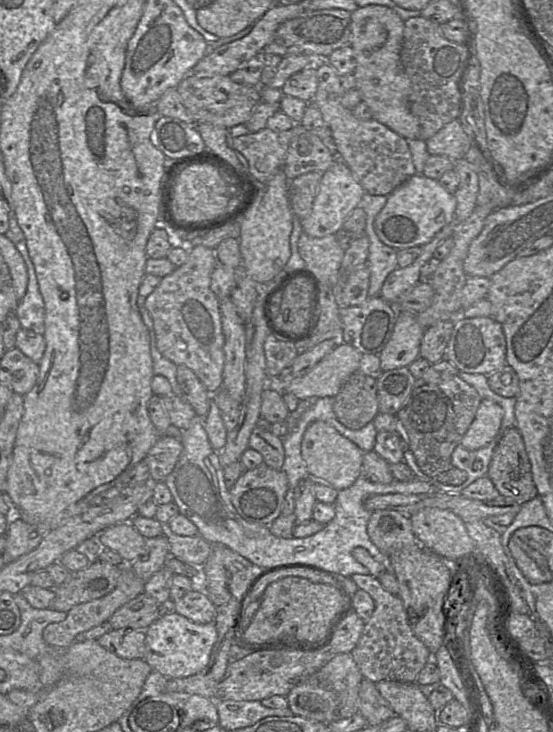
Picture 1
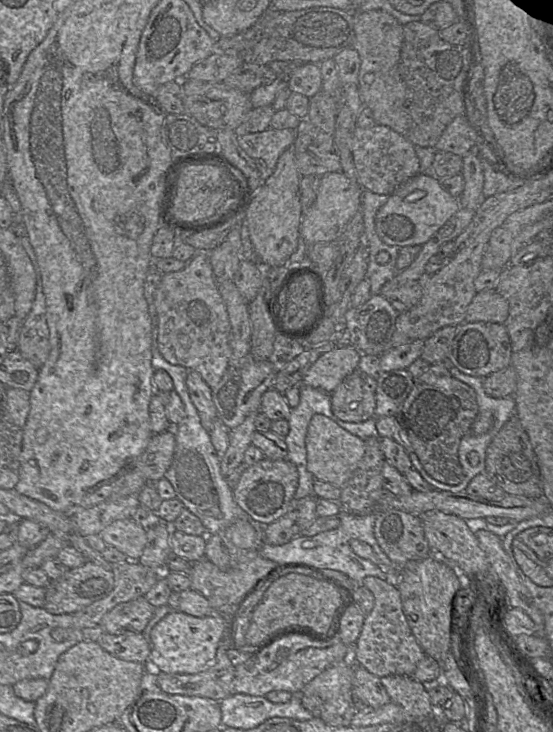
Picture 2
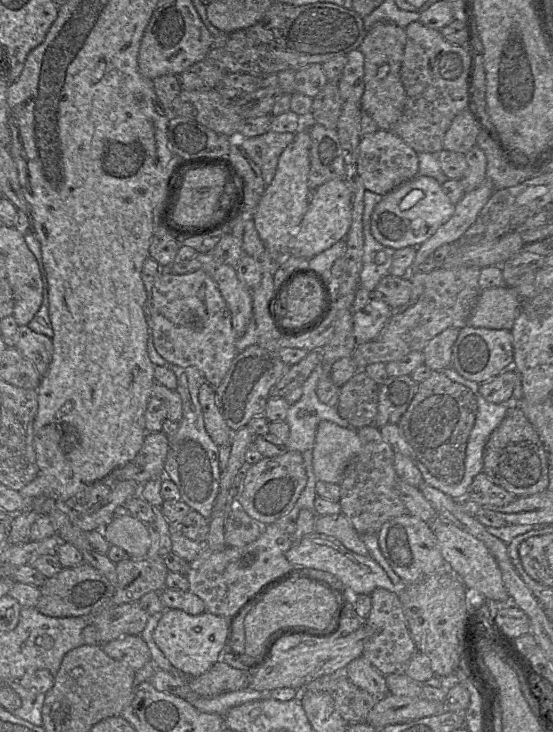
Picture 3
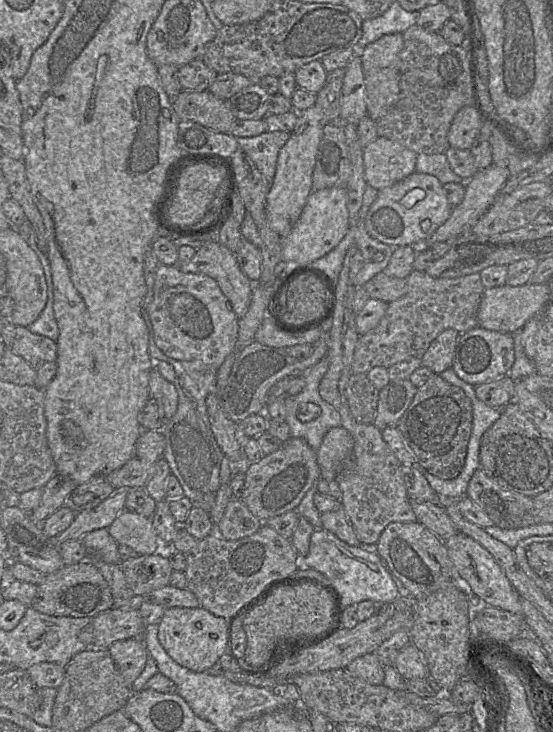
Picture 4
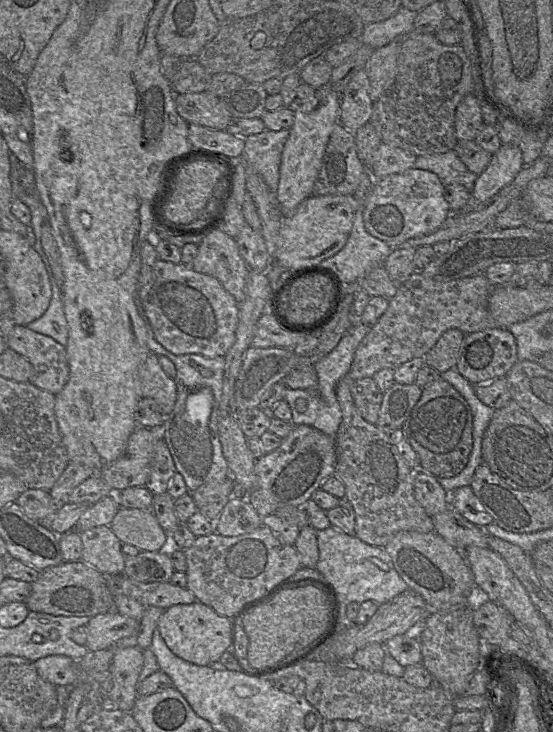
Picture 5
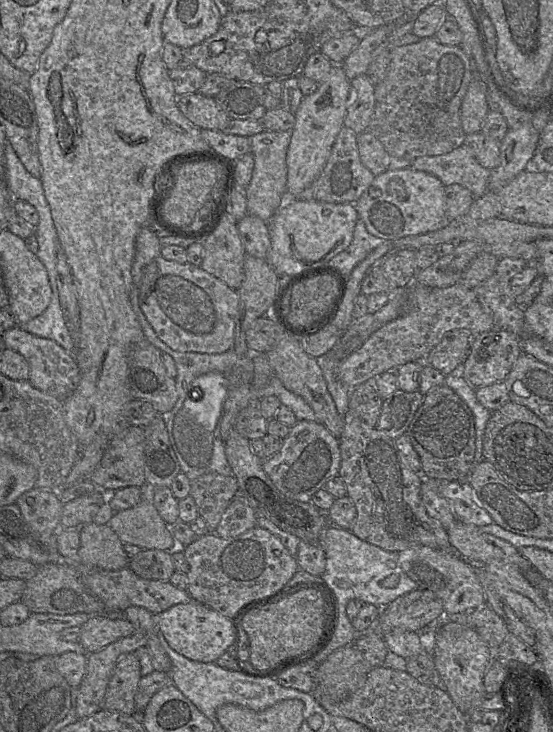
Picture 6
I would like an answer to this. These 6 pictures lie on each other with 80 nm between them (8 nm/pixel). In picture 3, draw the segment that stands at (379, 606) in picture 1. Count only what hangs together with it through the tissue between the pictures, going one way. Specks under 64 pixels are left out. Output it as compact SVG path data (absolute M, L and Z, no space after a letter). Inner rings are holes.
M375 588L371 593L372 609L364 623L374 628L374 634L364 646L362 656L383 675L403 672L406 664L417 651L407 626L399 596L384 588Z

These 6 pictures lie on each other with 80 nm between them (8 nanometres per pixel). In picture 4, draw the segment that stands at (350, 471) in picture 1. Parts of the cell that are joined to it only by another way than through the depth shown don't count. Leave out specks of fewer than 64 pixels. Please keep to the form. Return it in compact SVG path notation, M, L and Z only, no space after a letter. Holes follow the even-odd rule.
M334 427L324 436L317 451L320 478L335 480L343 461L351 453L353 438L343 427Z

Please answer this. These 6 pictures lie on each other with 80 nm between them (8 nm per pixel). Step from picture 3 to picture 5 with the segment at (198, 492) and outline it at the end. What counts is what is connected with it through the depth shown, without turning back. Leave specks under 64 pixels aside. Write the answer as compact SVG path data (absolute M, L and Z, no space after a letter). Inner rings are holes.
M139 295L136 297L136 305L146 325L149 351L169 358L176 367L177 374L174 380L177 387L177 399L173 411L166 416L163 439L169 448L177 473L184 478L188 493L205 483L232 477L223 456L218 434L218 405L223 388L225 358L207 358L200 354L175 355L169 352L155 339Z

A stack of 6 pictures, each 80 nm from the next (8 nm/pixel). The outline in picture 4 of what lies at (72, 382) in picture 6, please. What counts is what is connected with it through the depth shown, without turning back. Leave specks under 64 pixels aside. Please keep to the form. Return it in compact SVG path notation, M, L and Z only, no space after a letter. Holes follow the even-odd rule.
M16 326L10 349L28 362L36 372L34 386L44 390L57 372L57 344L48 337Z

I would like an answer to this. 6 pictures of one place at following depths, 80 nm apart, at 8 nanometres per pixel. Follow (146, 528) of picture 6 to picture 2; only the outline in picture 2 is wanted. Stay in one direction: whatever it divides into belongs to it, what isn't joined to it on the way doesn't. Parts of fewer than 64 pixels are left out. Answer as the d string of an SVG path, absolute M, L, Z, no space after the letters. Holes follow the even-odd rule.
M132 518L116 520L100 533L107 546L124 553L128 560L137 561L147 543L147 531Z

